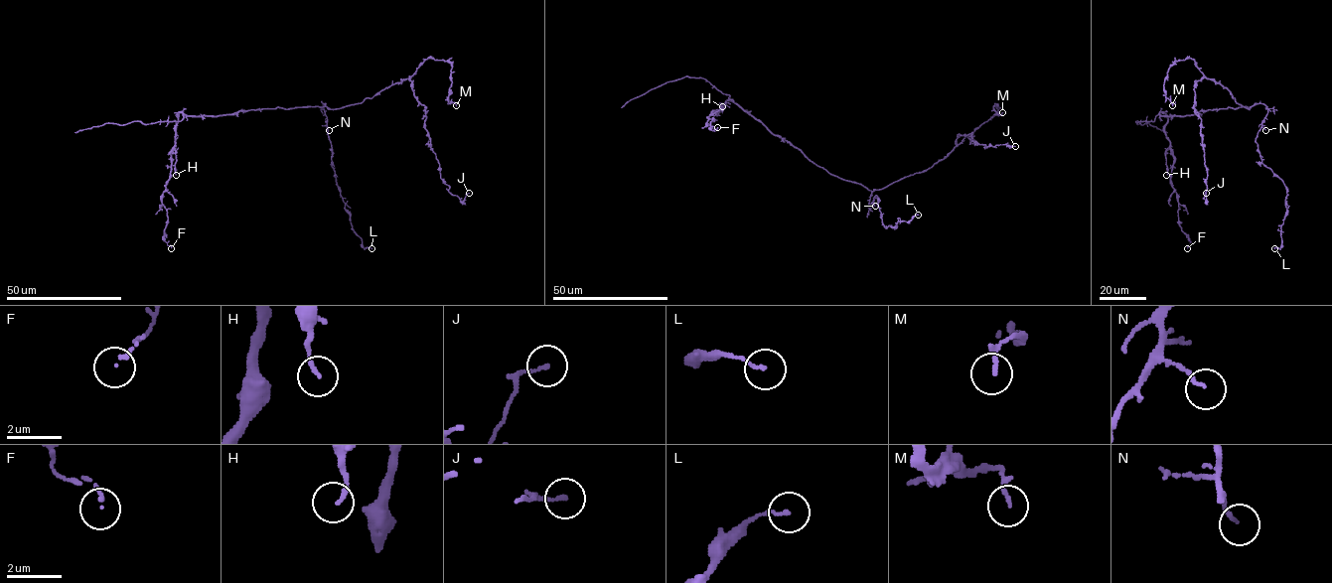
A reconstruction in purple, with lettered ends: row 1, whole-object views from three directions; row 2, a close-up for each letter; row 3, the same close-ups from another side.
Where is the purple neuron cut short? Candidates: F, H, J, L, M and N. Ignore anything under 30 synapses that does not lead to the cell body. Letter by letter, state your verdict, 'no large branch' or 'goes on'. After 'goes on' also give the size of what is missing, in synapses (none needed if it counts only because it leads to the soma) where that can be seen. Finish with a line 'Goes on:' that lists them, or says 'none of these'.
F: no large branch
H: no large branch
J: no large branch
L: no large branch
M: no large branch
N: no large branch
Goes on: none of these

